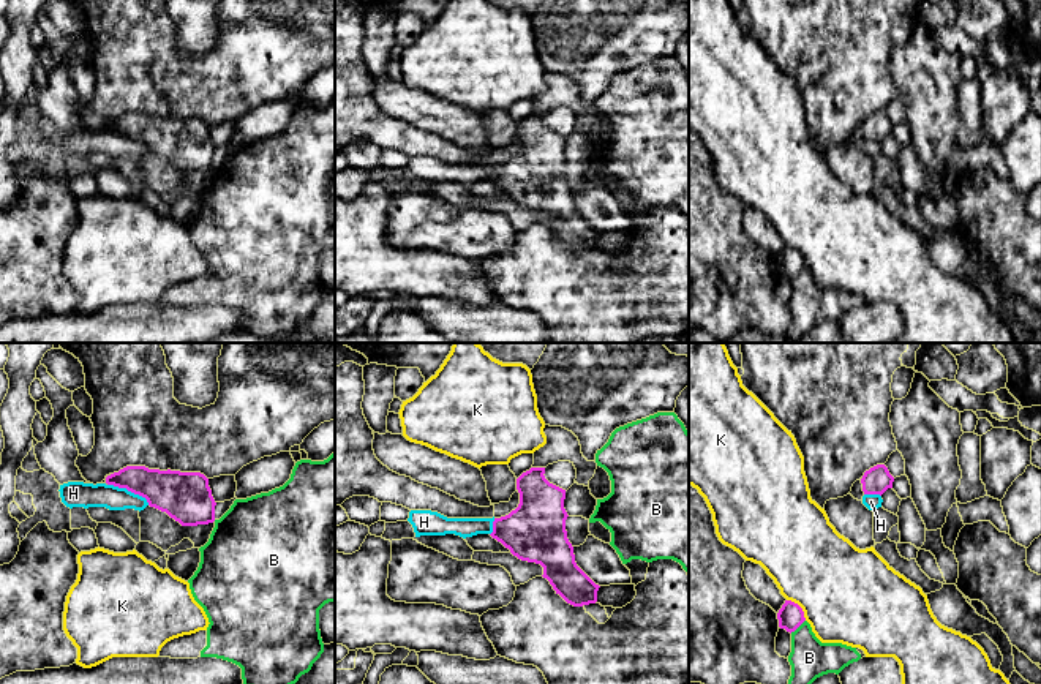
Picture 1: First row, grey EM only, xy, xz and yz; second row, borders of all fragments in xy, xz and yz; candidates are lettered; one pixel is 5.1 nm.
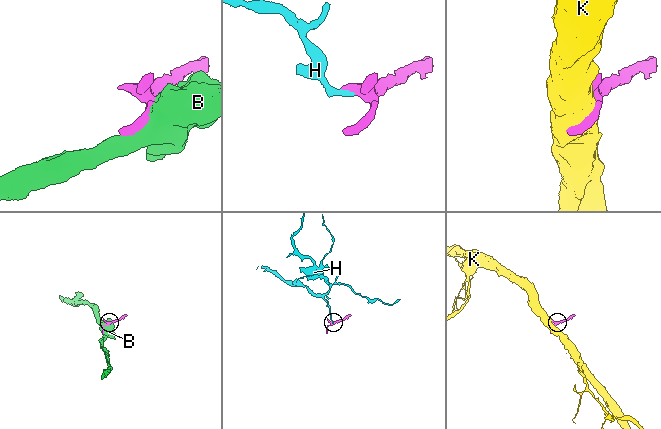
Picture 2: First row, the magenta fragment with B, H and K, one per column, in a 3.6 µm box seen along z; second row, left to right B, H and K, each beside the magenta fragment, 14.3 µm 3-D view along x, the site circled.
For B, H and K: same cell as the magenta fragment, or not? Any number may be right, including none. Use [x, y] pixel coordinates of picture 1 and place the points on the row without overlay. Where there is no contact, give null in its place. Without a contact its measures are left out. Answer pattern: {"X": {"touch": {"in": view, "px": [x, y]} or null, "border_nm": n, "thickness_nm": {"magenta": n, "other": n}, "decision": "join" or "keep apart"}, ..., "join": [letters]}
{"B": {"touch": {"in": "yz", "px": [796, 274]}, "border_nm": 100, "thickness_nm": {"magenta": 130, "other": 200}, "decision": "keep apart"}, "H": {"touch": {"in": "xy", "px": [130, 136]}, "border_nm": 240, "thickness_nm": {"magenta": 220, "other": 130}, "decision": "keep apart"}, "K": {"touch": {"in": "yz", "px": [800, 253]}, "border_nm": 150, "thickness_nm": {"magenta": 130, "other": 480}, "decision": "keep apart"}, "join": []}

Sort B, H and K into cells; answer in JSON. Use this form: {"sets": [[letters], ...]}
{"sets": [["B"], ["H"], ["K"]]}

